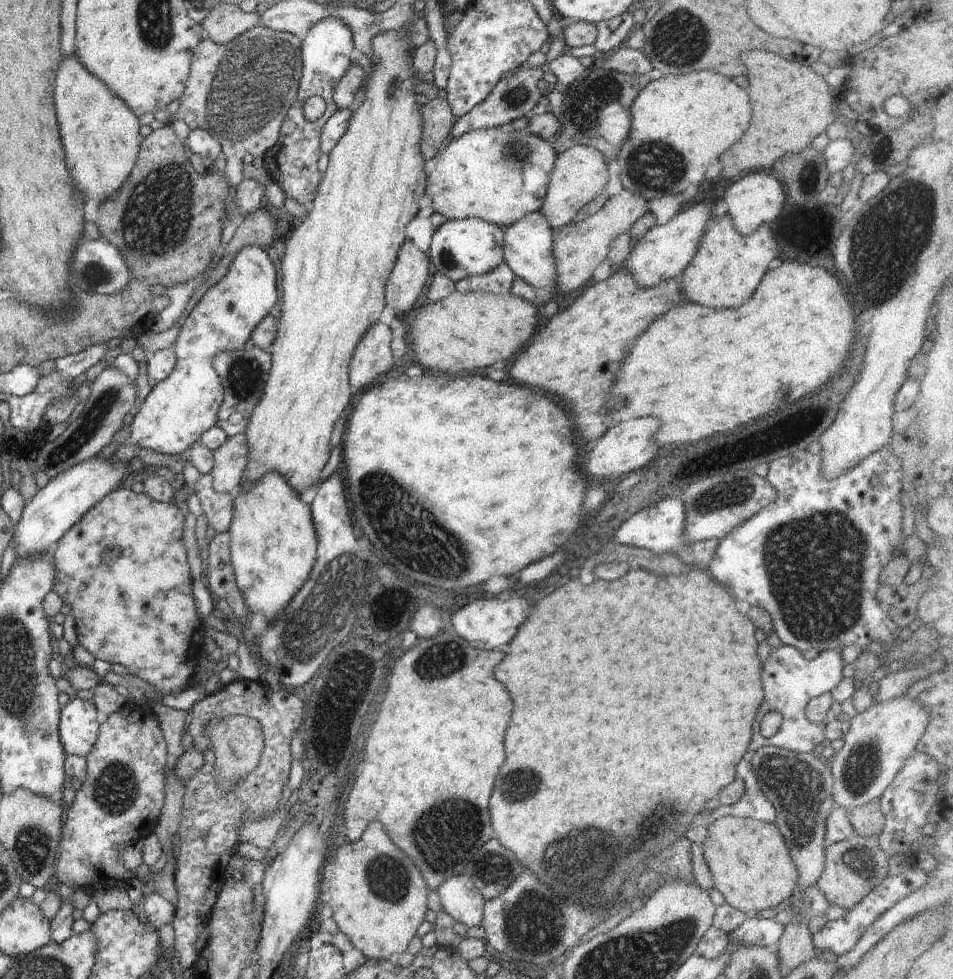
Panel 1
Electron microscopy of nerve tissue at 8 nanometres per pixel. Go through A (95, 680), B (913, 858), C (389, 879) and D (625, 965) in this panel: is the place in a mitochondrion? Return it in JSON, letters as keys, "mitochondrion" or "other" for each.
{"A":"other","B":"other","C":"mitochondrion","D":"mitochondrion"}

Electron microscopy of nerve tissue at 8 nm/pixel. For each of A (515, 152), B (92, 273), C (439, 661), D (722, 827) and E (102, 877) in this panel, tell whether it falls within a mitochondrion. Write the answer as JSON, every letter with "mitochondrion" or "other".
{"A":"mitochondrion","B":"mitochondrion","C":"mitochondrion","D":"other","E":"other"}

